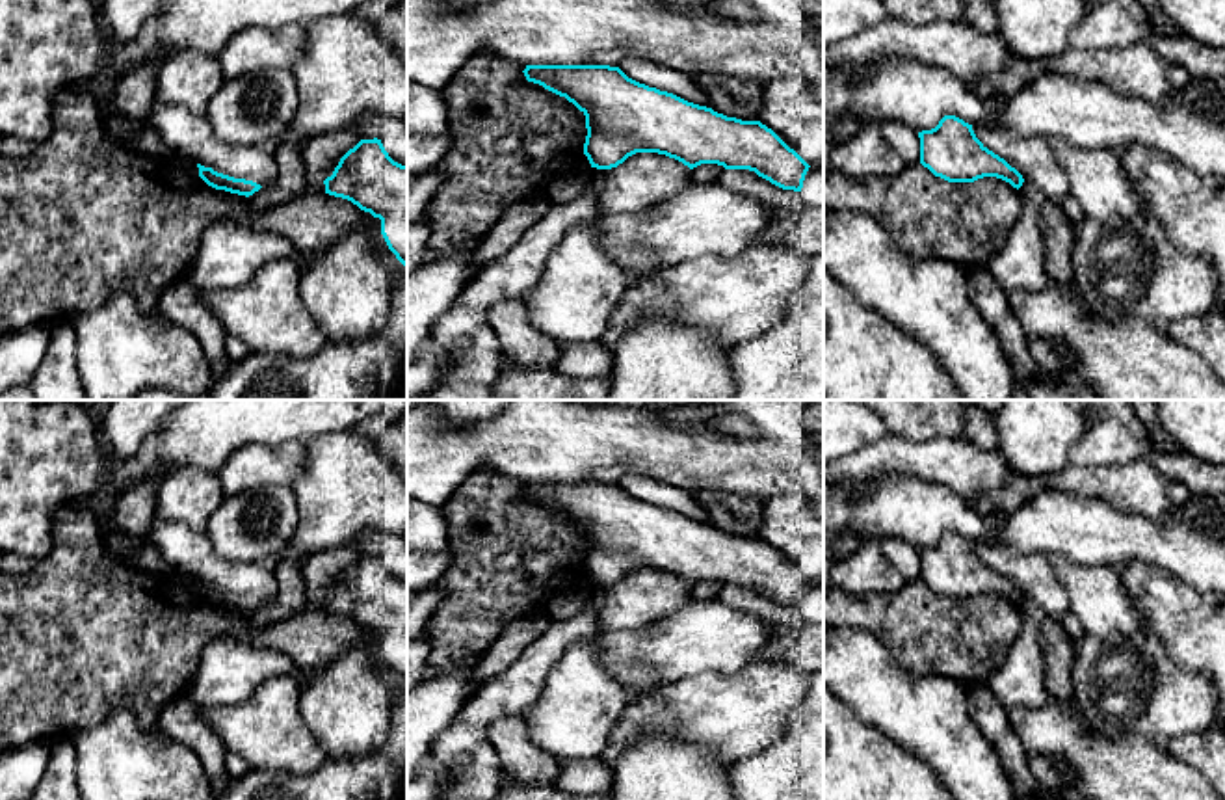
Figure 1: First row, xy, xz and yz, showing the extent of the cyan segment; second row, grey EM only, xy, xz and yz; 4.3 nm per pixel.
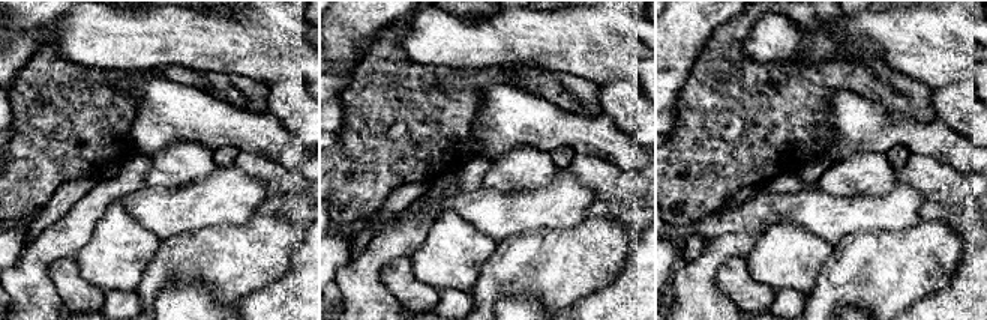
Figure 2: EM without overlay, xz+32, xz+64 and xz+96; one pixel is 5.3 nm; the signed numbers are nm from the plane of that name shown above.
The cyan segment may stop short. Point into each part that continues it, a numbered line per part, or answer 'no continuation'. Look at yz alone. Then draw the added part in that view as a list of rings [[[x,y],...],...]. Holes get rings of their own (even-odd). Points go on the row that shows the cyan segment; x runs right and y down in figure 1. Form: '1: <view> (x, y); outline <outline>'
no continuation

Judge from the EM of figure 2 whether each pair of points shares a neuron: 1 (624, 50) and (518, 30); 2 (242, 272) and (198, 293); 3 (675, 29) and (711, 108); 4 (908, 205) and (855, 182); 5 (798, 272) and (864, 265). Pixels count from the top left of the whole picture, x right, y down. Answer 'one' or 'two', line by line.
1: one
2: two
3: two
4: two
5: two

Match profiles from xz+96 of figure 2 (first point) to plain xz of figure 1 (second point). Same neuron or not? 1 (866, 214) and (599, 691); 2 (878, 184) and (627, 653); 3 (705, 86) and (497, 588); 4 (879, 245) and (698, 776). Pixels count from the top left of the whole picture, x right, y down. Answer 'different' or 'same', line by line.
1: different
2: different
3: same
4: different

